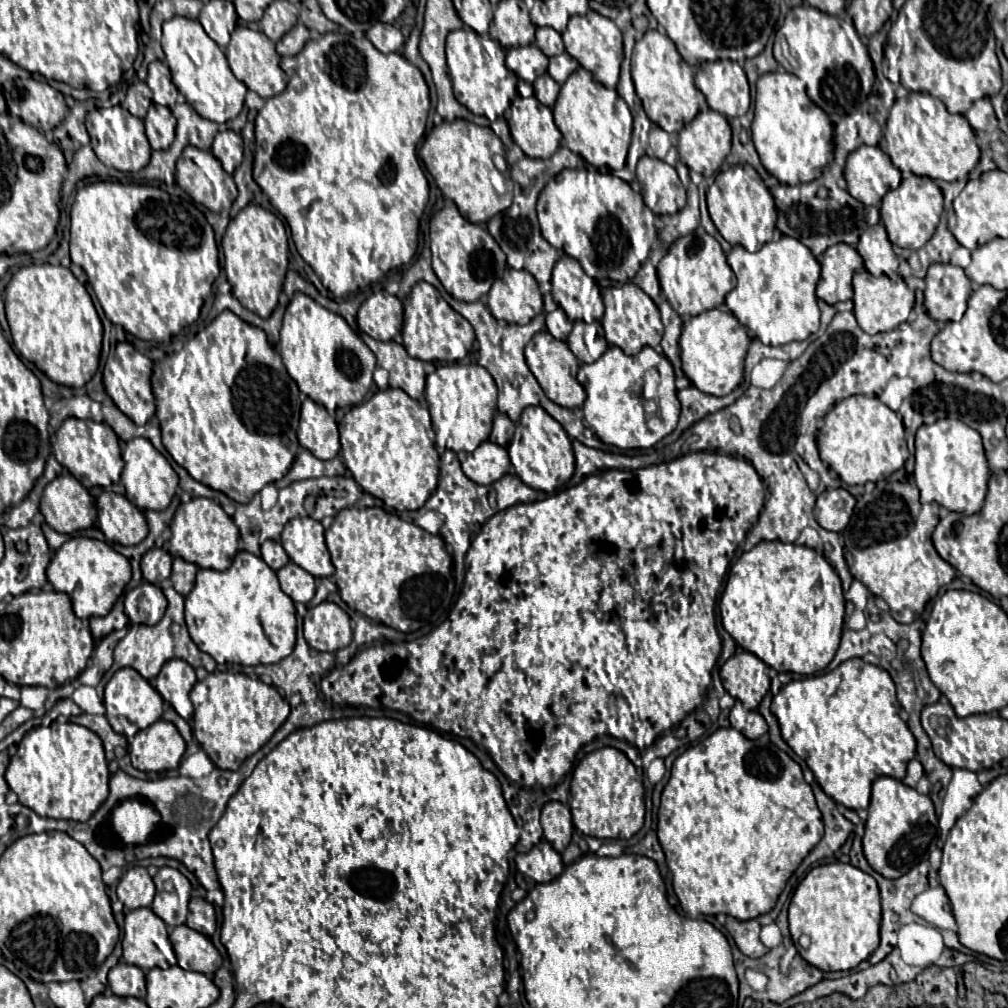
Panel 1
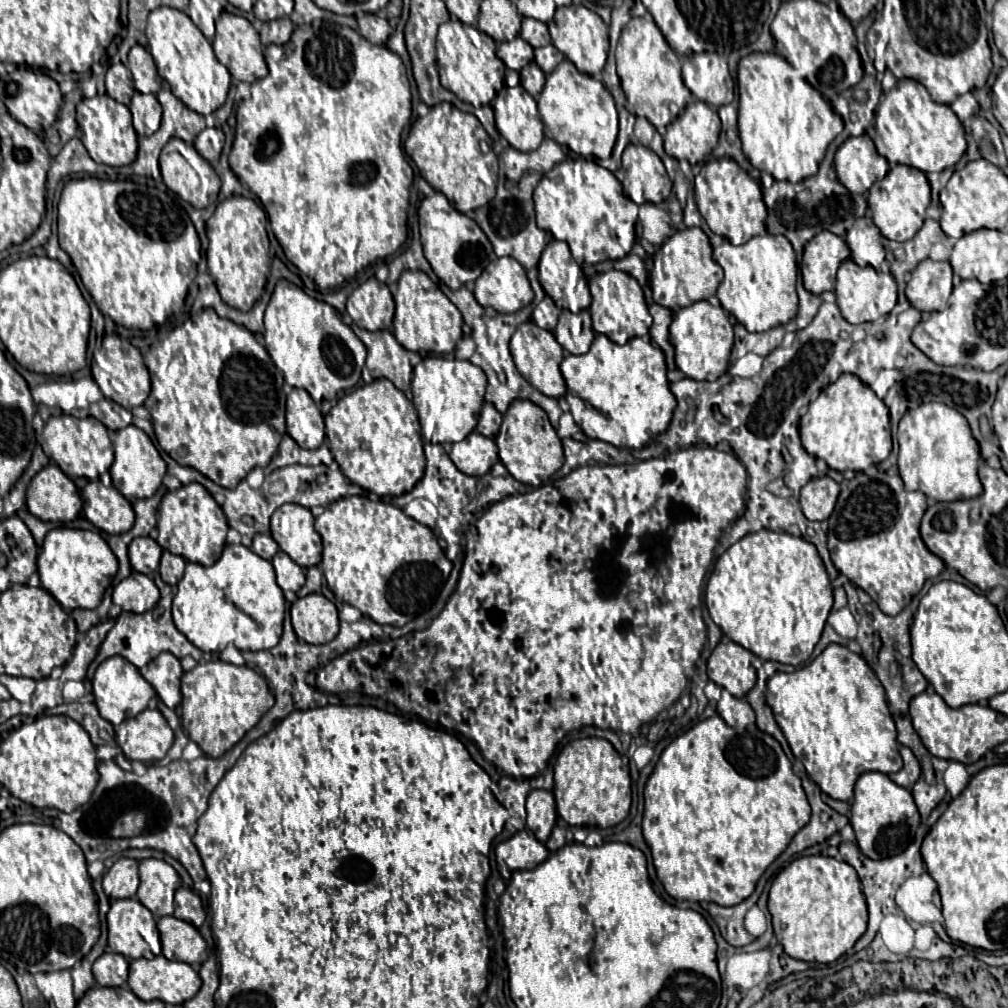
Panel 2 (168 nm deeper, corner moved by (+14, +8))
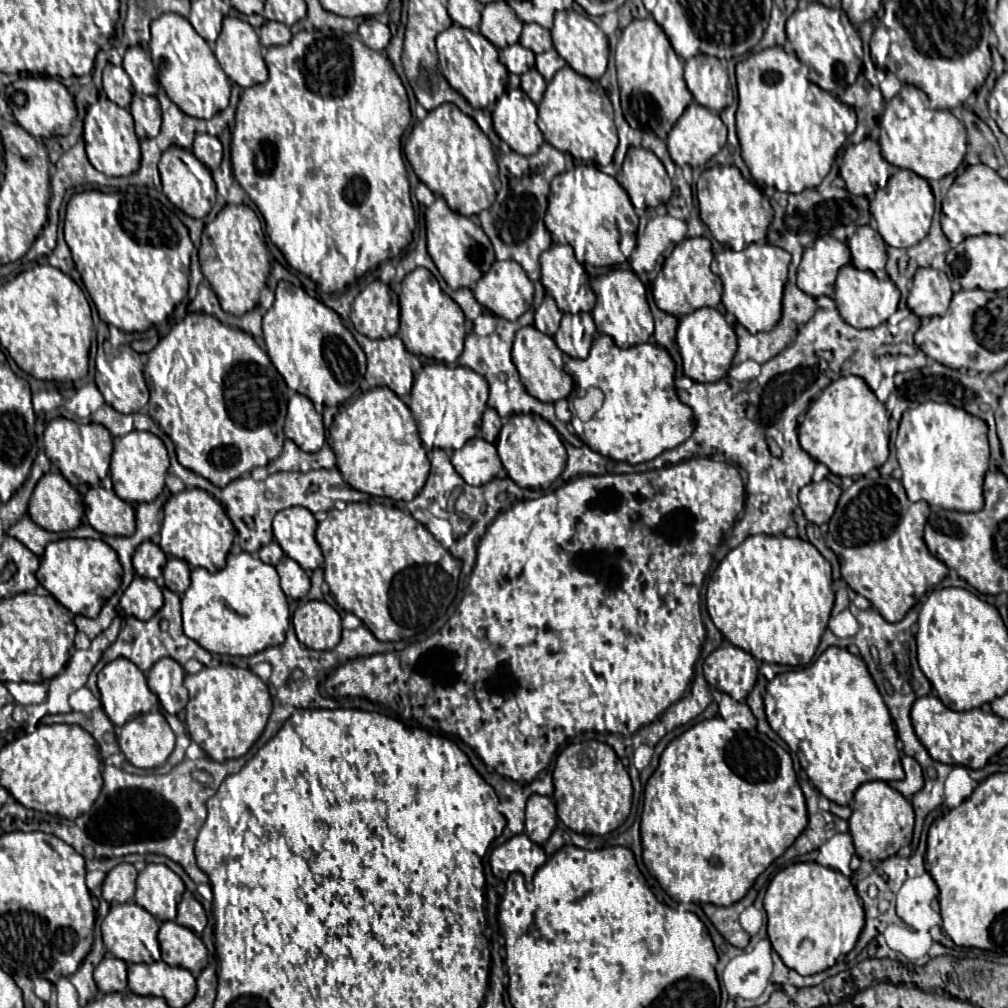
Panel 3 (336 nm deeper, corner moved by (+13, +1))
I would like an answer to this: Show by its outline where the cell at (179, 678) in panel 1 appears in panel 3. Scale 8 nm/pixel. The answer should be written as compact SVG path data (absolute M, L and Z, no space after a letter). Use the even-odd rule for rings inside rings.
M162 658L146 672L148 688L158 696L162 708L168 714L178 714L188 702L188 690L184 688L184 670L176 660Z

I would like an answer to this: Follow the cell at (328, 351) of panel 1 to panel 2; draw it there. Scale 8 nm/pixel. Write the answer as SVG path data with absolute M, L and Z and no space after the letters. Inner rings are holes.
M285 279L277 281L271 301L265 309L265 347L277 369L285 375L285 381L291 387L305 389L315 403L331 401L339 393L353 389L361 379L361 369L365 365L365 355L367 355L367 349L365 345L361 345L361 339L351 331L351 327L347 327L341 321L339 313L331 305L309 297L301 287Z

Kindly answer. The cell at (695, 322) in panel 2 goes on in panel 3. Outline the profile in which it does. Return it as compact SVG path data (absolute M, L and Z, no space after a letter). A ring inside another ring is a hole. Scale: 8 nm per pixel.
M700 308L700 310L694 310L692 314L682 316L680 324L678 324L676 342L680 348L684 374L688 378L692 378L694 382L702 382L702 384L722 380L728 374L728 370L732 366L732 358L736 354L734 328L714 308Z

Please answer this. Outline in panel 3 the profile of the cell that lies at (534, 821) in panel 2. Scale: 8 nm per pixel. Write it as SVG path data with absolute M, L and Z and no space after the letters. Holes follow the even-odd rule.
M532 794L526 804L526 836L536 844L544 844L556 826L556 804L550 796Z

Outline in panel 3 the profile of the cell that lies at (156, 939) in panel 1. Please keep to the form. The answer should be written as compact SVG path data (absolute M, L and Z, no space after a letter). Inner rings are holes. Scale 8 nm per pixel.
M136 902L112 904L108 916L102 922L104 946L108 948L108 952L112 952L116 958L120 958L124 962L146 962L146 964L152 964L156 958L160 958L160 948L158 948L158 940L156 940L156 932L154 932L158 928L160 926L158 926L156 918L152 914L148 914ZM150 930L154 934L150 934Z

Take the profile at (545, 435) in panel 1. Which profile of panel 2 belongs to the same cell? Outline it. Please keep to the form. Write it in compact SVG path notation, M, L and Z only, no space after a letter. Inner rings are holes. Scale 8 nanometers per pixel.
M517 399L511 403L507 413L503 415L501 429L495 437L495 443L499 447L499 457L507 471L521 483L539 487L549 481L549 477L563 465L563 447L561 439L557 437L557 431L551 427L547 413L525 399Z

